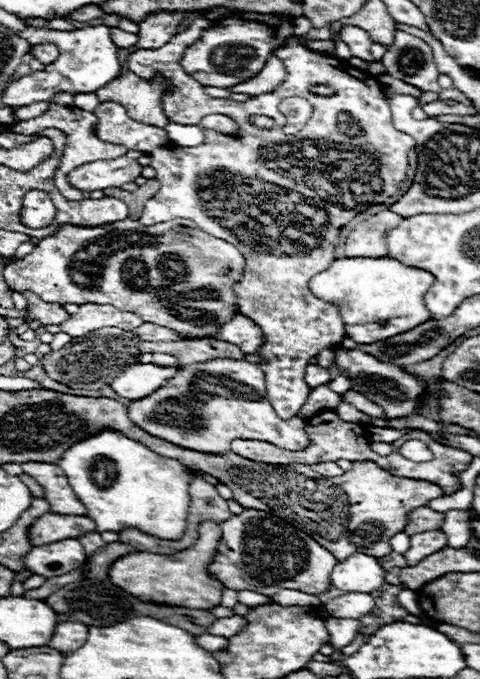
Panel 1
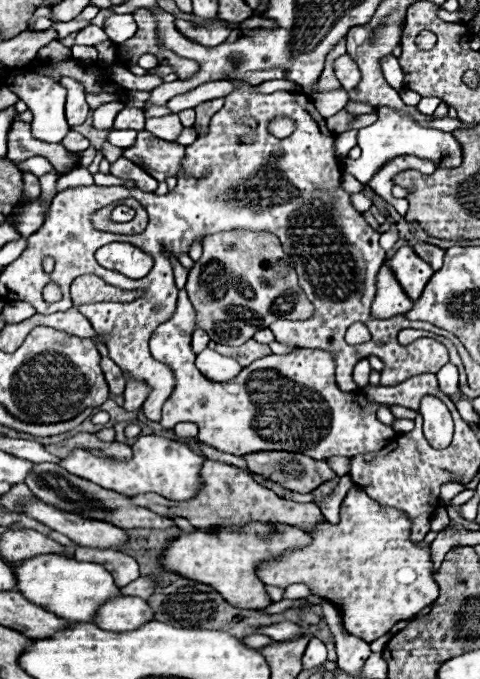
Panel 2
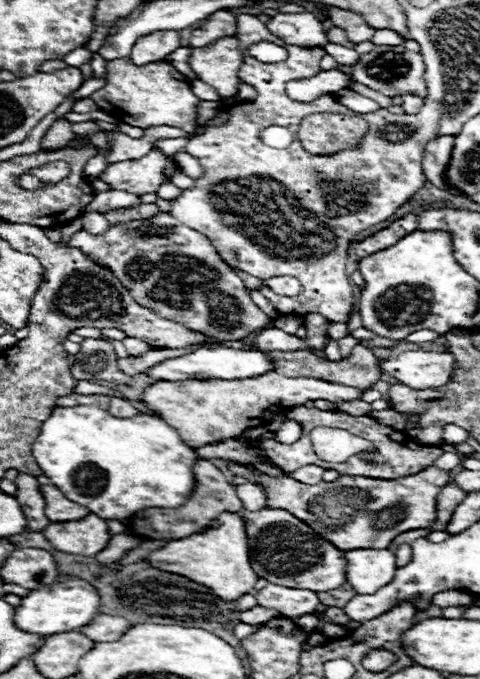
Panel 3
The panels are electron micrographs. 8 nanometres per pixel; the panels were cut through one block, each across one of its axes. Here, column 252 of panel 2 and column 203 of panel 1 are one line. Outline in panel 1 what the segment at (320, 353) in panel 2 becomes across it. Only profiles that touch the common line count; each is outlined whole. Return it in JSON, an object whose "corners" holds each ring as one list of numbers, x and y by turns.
{"corners":[[216,358,182,366,178,374,166,380,156,392,134,400,128,406,128,416,138,428,170,440,182,448,198,448,198,452,228,452,234,438,262,440,284,450,304,450,310,446,306,418,294,416,282,420,272,404,264,398,266,380,258,364,232,358]]}

